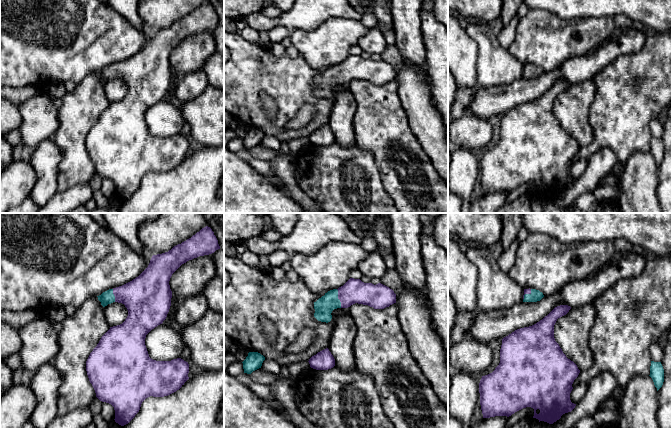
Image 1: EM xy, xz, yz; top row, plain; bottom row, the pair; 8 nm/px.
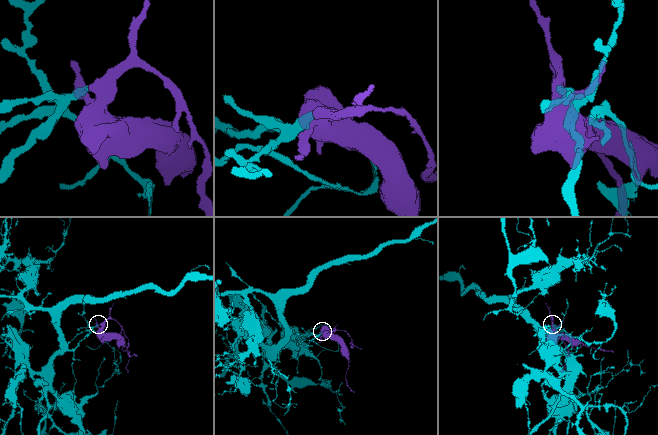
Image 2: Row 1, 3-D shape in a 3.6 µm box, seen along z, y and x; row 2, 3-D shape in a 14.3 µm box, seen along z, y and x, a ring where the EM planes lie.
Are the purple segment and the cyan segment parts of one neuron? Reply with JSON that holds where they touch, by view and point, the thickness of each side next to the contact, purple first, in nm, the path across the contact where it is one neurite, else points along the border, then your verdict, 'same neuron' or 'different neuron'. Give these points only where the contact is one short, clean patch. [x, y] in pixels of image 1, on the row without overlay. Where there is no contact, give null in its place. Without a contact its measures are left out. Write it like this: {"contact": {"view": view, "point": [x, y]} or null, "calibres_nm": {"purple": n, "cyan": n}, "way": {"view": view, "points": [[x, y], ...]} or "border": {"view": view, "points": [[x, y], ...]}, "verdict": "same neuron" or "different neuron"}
{"contact": {"view": "xz", "point": [338, 74]}, "calibres_nm": {"purple": 190, "cyan": 150}, "way": {"view": "xz", "points": [[353, 67], [338, 74], [331, 76], [324, 82]]}, "verdict": "same neuron"}

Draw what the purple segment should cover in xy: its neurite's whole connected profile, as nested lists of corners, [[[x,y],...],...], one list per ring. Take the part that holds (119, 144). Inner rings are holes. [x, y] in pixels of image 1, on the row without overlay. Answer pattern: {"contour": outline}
{"contour": [[[206,2],[168,28],[153,31],[148,43],[132,57],[97,72],[103,83],[118,78],[128,86],[125,97],[110,103],[86,137],[96,173],[114,183],[119,201],[128,200],[146,174],[168,172],[189,155],[188,138],[151,135],[145,114],[167,93],[172,50],[187,37],[218,25],[214,8]]]}

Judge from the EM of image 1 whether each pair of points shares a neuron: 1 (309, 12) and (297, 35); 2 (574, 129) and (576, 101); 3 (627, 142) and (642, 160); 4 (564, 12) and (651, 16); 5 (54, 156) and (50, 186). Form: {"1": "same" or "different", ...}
{"1": "different", "2": "same", "3": "different", "4": "same", "5": "same"}

